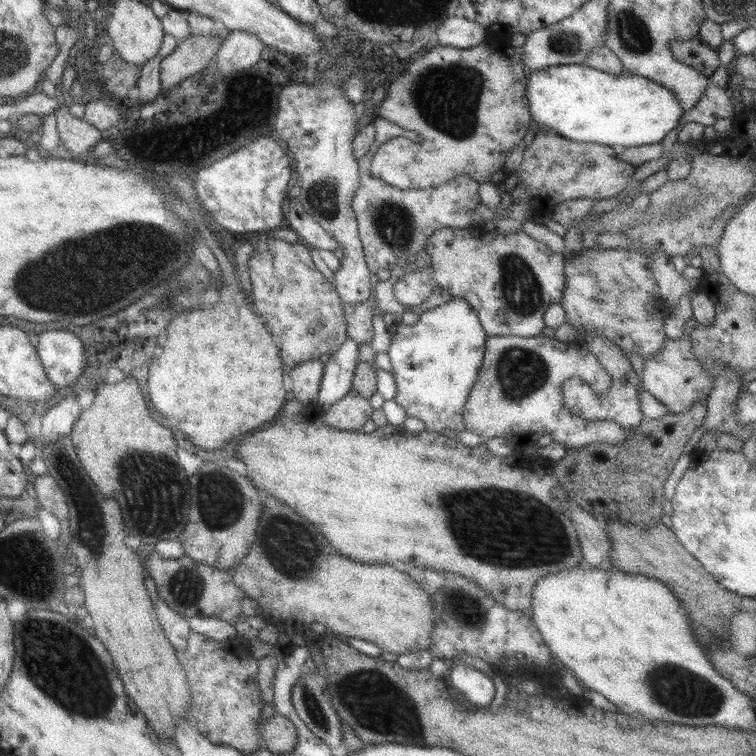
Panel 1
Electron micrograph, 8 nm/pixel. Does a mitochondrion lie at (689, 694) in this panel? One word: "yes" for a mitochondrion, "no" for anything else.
yes

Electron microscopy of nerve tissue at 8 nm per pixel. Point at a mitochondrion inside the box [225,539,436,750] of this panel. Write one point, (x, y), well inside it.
(367, 694)

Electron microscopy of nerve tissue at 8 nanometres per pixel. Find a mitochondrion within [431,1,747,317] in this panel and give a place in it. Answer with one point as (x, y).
(634, 38)

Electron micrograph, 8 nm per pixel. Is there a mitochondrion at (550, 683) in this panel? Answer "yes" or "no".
no

